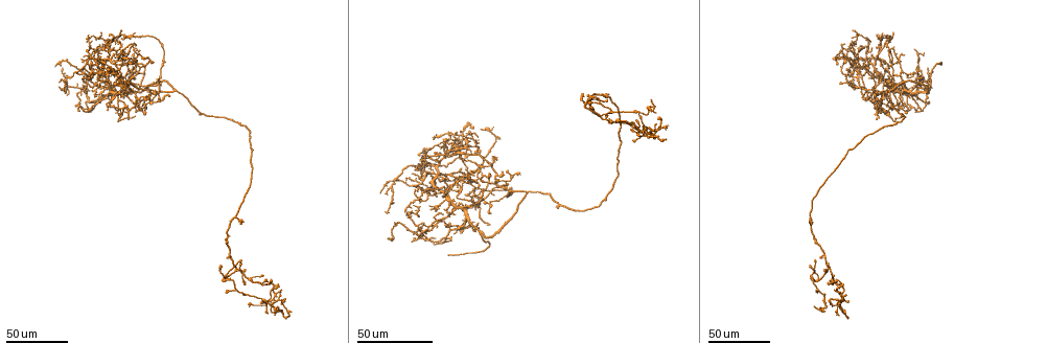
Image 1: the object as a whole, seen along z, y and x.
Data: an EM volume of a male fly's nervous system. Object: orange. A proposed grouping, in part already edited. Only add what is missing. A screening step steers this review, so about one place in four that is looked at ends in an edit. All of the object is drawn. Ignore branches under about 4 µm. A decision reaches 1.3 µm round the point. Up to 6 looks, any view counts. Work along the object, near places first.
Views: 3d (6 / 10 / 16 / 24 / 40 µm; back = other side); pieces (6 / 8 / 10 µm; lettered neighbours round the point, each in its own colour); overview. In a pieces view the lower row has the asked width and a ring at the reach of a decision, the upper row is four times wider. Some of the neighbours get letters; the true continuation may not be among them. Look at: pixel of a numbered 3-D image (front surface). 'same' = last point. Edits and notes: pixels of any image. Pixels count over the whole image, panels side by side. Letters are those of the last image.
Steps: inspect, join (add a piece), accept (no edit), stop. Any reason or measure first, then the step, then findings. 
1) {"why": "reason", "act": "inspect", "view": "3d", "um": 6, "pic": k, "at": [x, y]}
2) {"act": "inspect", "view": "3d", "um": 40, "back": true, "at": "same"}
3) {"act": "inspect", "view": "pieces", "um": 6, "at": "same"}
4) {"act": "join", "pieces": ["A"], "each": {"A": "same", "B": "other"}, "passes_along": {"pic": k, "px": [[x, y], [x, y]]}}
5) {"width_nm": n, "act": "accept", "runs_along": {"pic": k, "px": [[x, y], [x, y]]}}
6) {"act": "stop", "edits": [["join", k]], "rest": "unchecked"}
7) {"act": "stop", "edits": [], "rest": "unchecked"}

{"why": "branch stops here", "act": "inspect", "view": "3d", "um": 40, "pic": 1, "at": [99, 33]}

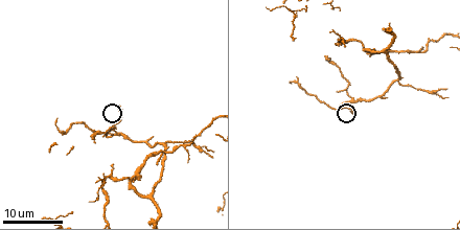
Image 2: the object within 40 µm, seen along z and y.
{"act": "inspect", "view": "pieces", "um": 6, "pic": 2, "at": [117, 105]}

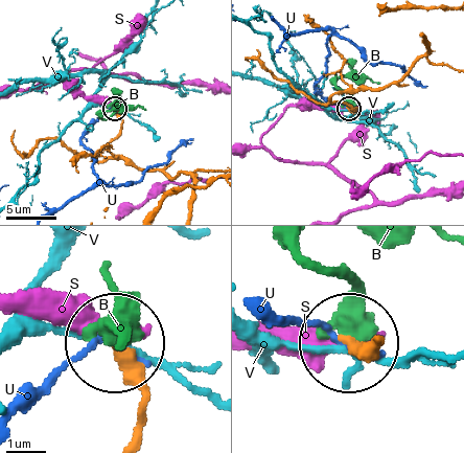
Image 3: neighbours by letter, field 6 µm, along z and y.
{"act": "accept", "each": {"B": "other", "S": "other", "U": "other", "V": "other"}, "found": "none of them fits"}

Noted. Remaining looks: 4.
{"why": "thin end", "act": "inspect", "view": "3d", "um": 40, "pic": 1, "at": [100, 58]}

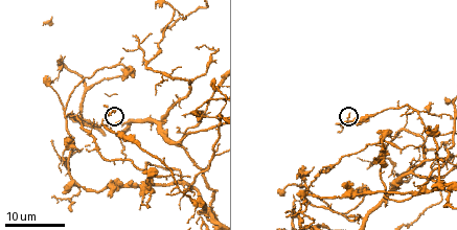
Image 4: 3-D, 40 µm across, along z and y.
{"why": "see the neighbours", "act": "inspect", "view": "pieces", "um": 8, "pic": 4, "at": [115, 111]}

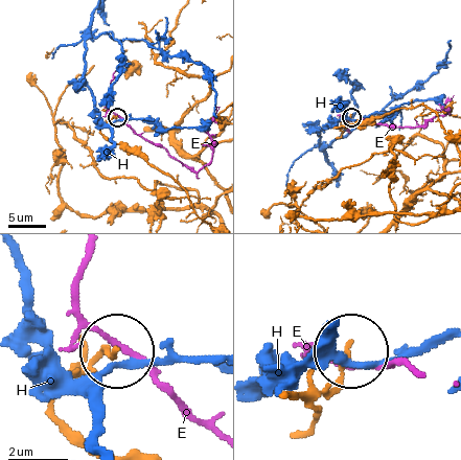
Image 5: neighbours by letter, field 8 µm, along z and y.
{"width_nm": 140, "act": "accept", "each": {"E": "other", "H": "other"}, "found": "no lettered piece goes on from it"}

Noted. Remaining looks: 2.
{"why": "long arm stops here", "act": "inspect", "view": "3d", "um": 40, "pic": 1, "at": [882, 75]}

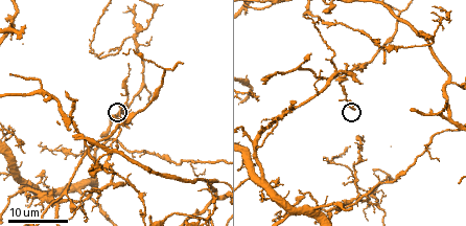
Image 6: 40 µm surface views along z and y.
{"why": "what lies round it", "act": "inspect", "view": "pieces", "um": 8, "pic": 6, "at": [112, 117]}

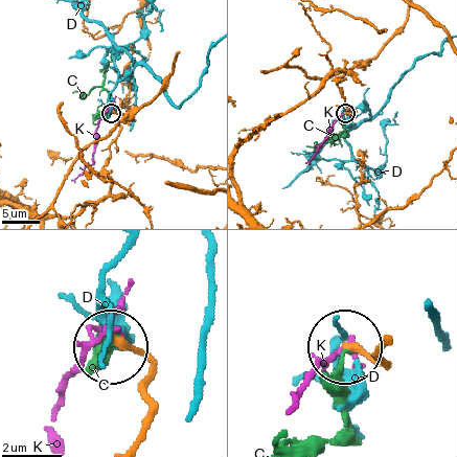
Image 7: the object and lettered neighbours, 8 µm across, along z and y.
{"act": "accept", "each": {"C": "other", "D": "other", "K": "other"}, "found": "no lettered piece goes on from it"}

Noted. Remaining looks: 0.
{"act": "stop", "edits": [], "rest": "unchecked"}

